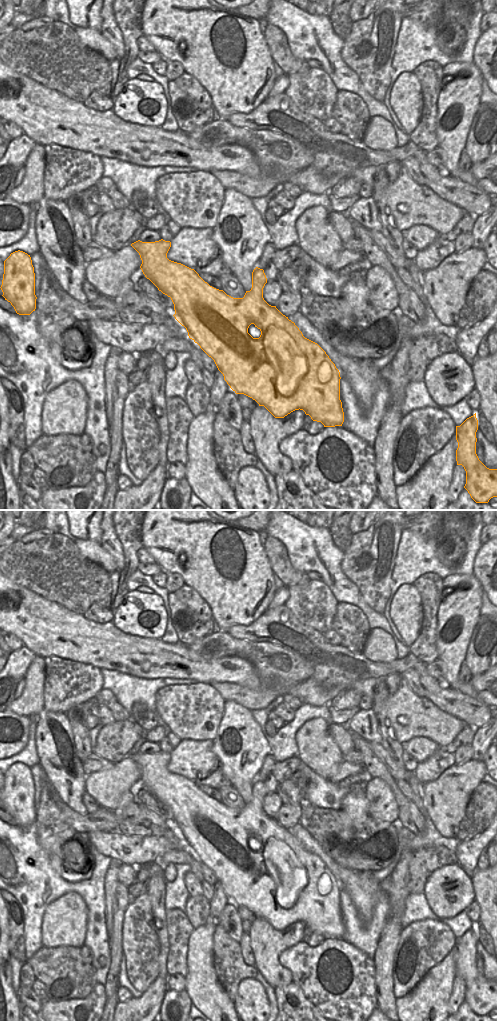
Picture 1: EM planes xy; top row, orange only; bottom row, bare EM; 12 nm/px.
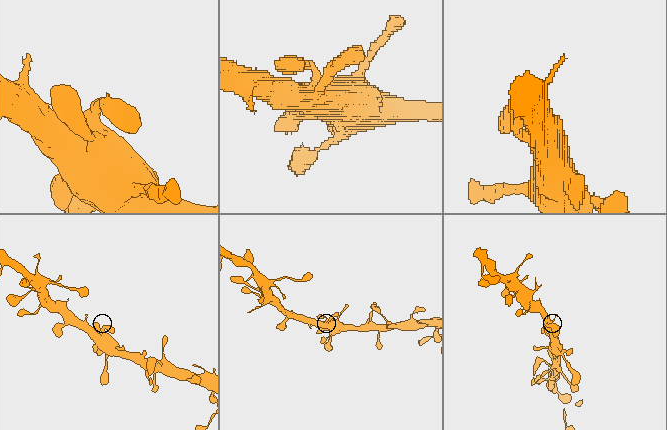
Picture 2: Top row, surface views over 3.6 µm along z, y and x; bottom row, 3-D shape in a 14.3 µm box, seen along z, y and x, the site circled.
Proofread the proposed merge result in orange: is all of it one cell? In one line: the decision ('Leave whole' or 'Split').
Leave whole

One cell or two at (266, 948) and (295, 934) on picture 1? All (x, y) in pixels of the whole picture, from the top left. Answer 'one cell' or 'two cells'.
one cell

